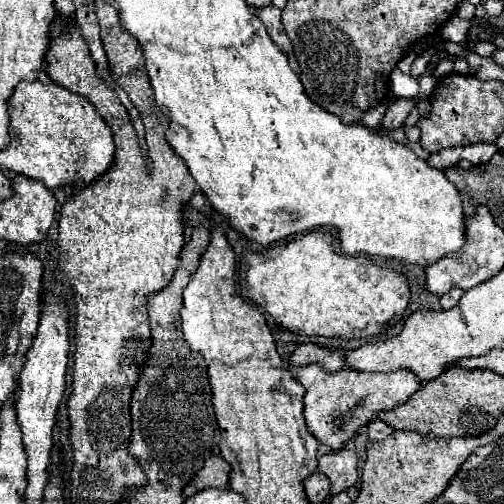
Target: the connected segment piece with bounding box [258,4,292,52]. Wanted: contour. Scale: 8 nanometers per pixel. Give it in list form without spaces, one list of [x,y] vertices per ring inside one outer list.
[[[268,4],[268,6],[264,6],[264,8],[258,10],[258,18],[264,22],[264,26],[266,26],[270,38],[278,44],[278,48],[280,48],[282,52],[290,52],[290,50],[292,50],[292,44],[290,44],[290,40],[288,40],[284,28],[282,28],[280,12],[282,12],[280,8]]]

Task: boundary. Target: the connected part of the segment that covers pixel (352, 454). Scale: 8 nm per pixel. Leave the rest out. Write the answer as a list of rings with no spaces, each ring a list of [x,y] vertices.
[[[356,450],[324,454],[318,462],[318,470],[330,478],[332,494],[344,492],[358,482],[358,454]]]

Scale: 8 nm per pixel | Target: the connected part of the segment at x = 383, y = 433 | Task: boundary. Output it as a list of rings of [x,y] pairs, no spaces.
[[[372,418],[368,424],[368,436],[370,440],[384,440],[388,434],[392,434],[392,428],[384,424],[380,418]]]

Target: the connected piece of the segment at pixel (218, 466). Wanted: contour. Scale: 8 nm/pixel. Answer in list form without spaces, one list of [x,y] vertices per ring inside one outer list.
[[[210,456],[204,465],[200,474],[184,488],[184,498],[194,496],[202,488],[226,488],[228,486],[228,474],[230,474],[230,464],[224,462],[220,456]]]

